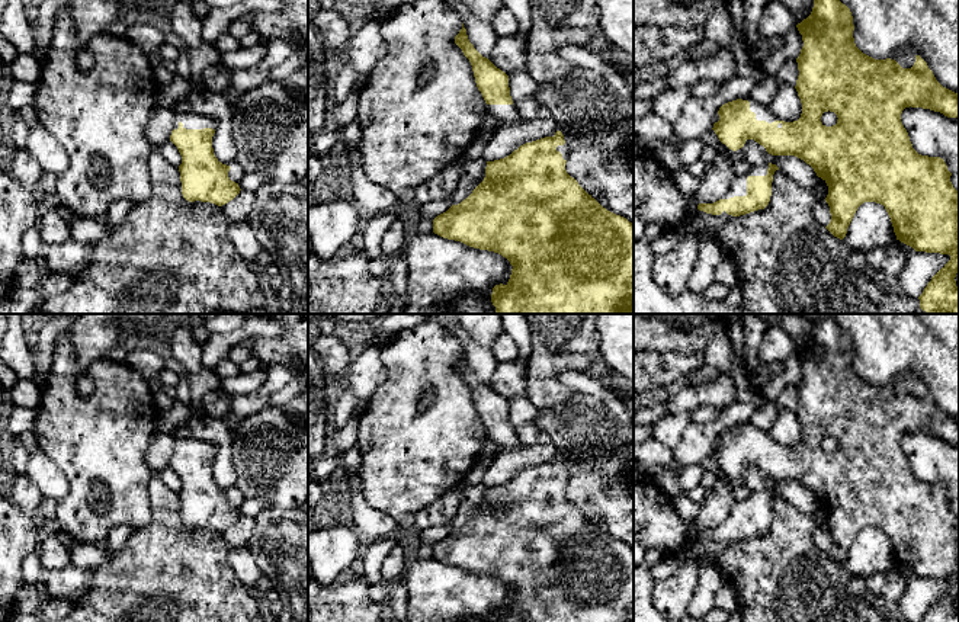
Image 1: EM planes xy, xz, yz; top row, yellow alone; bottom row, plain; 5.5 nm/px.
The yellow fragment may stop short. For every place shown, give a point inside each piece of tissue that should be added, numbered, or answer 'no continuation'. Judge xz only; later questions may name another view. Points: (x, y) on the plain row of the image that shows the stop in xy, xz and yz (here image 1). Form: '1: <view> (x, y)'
1: xz (504, 439)

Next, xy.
1: xy (191, 446)

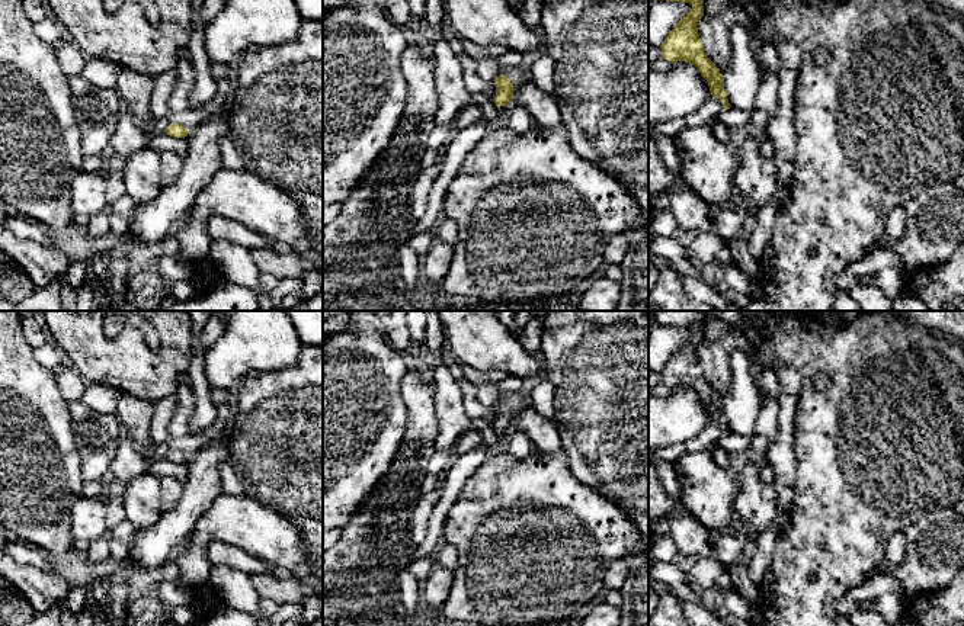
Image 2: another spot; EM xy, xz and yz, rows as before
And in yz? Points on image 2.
no continuation

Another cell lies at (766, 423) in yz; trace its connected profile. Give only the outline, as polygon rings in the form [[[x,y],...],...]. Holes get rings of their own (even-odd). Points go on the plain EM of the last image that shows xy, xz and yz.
[[[759,388],[760,407],[756,418],[756,434],[760,434],[768,439],[768,442],[774,440],[778,434],[778,414],[779,407],[776,401],[771,401]]]

